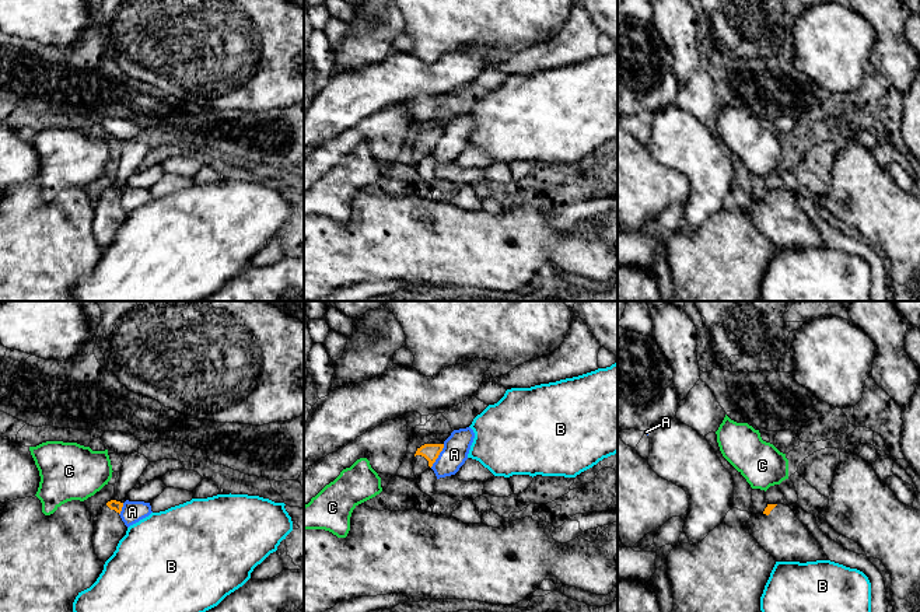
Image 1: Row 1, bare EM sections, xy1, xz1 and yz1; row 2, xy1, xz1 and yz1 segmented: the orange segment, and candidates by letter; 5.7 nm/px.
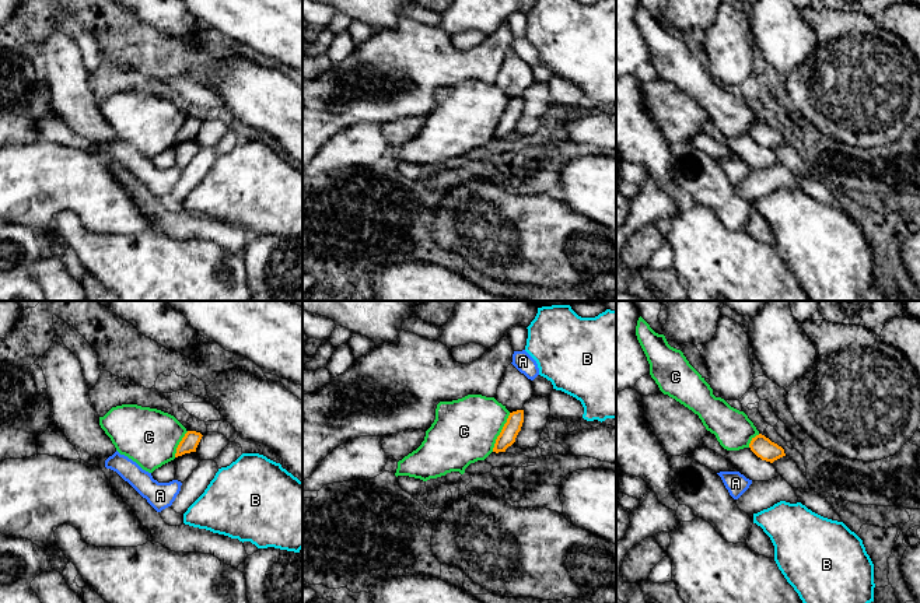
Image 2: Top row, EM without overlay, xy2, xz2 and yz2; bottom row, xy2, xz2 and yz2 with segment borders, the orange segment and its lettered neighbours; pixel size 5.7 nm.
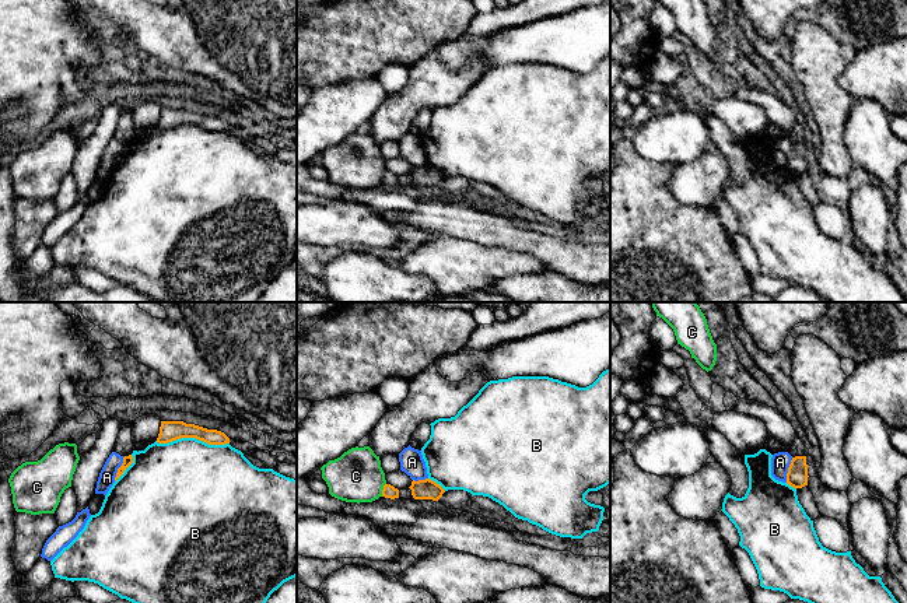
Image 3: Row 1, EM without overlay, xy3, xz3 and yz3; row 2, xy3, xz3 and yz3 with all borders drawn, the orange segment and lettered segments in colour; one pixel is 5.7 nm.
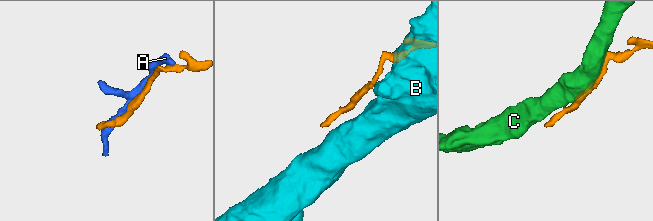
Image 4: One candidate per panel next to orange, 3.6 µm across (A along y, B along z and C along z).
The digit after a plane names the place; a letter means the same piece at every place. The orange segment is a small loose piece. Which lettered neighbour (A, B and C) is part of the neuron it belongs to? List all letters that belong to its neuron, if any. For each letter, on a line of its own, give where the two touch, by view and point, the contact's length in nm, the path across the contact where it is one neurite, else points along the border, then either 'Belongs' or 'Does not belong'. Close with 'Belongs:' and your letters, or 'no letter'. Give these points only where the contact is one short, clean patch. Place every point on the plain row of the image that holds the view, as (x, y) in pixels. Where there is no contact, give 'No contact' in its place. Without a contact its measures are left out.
A: Touches orange at xy3 (118, 155). Shared border 160 nm. Does not belong
B: Touches orange at xy3 (192, 123). Shared border 420 nm. Does not belong
C: Touches orange at xz2 (500, 119). Shared border 240 nm. Does not belong
Belongs: no letter

